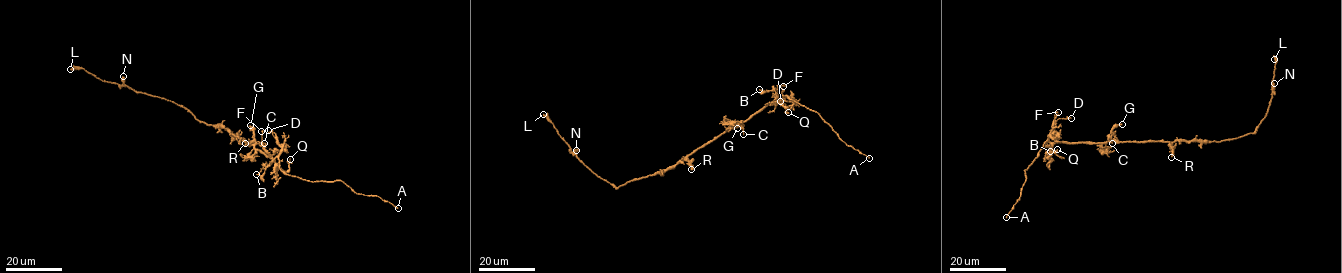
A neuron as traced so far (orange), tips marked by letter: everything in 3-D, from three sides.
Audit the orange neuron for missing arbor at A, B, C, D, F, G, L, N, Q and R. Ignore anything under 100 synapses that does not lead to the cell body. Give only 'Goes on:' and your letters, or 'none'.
Goes on: A

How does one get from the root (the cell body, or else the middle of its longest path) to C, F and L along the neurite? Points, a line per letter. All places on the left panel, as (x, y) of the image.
C: (240, 138), (251, 146), (264, 143)
F: (240, 138), (270, 157), (262, 144), (261, 131)
L: (240, 138), (221, 126), (200, 121), (187, 109), (173, 102), (104, 81), (83, 69), (70, 69)

